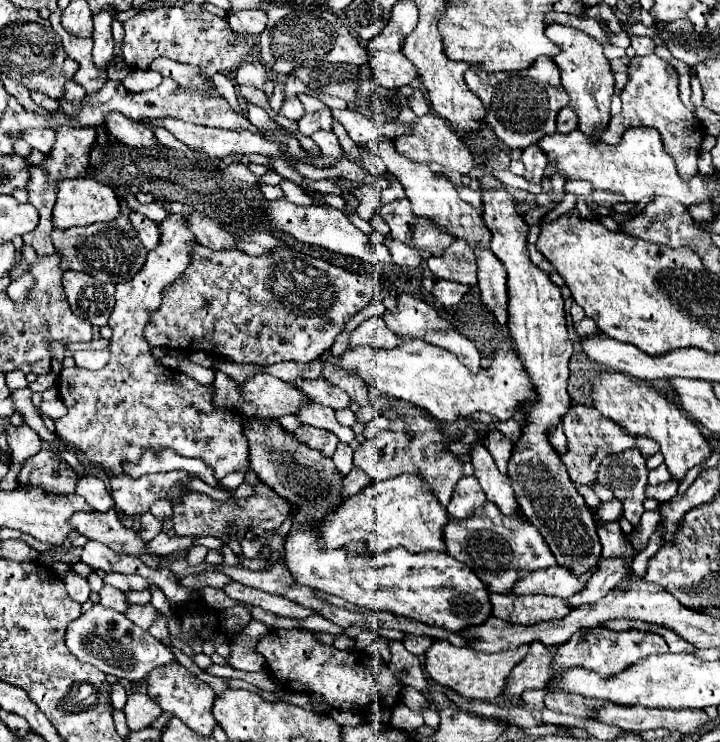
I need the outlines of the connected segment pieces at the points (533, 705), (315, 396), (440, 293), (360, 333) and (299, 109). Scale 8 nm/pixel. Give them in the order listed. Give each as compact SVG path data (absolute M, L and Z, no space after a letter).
M546 688L524 692L522 695L523 702L535 712L541 713L546 708L544 699L547 692L544 689Z
M296 378L290 382L294 388L298 388L300 392L304 392L310 400L316 400L318 404L330 406L334 410L338 408L348 408L350 404L350 396L346 392L342 392L338 386L330 384L324 378L318 380L308 380L308 378Z
M436 280L436 286L432 290L432 294L442 306L456 306L466 292L468 292L468 286L456 284L452 280Z
M374 316L374 318L362 320L360 326L350 334L348 348L356 348L362 344L368 344L378 350L378 348L396 348L400 340L396 338L394 332L388 330L382 316Z
M296 96L294 98L286 98L284 104L282 104L282 110L280 110L280 116L292 118L292 120L300 120L304 116L304 106L300 104L300 100Z

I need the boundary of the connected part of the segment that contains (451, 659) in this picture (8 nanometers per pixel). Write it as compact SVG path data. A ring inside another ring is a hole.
M434 640L432 648L426 652L426 672L430 678L446 688L452 688L464 698L470 700L488 700L494 702L500 694L502 688L506 686L506 680L510 676L510 670L524 660L528 648L516 648L516 650L504 650L496 654L486 654L486 652L476 652L472 648L456 648L448 640Z

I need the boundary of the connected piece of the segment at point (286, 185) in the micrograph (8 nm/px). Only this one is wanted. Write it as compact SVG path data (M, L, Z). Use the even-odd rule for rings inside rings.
M282 180L282 182L280 182L280 188L282 188L284 196L286 196L290 202L294 202L294 204L298 204L298 206L310 206L310 204L312 204L312 200L310 200L308 196L304 196L304 190L302 190L300 186L296 186L294 182Z

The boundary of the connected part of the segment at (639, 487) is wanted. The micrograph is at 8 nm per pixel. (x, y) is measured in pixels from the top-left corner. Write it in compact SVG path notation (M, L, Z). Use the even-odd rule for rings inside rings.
M632 450L632 452L622 452L622 454L604 458L600 464L600 472L598 472L598 484L602 484L604 488L608 488L616 494L616 498L624 506L624 518L630 524L640 524L640 516L644 514L644 500L646 500L644 490L648 486L648 468L646 468L646 460L640 456L640 452Z

